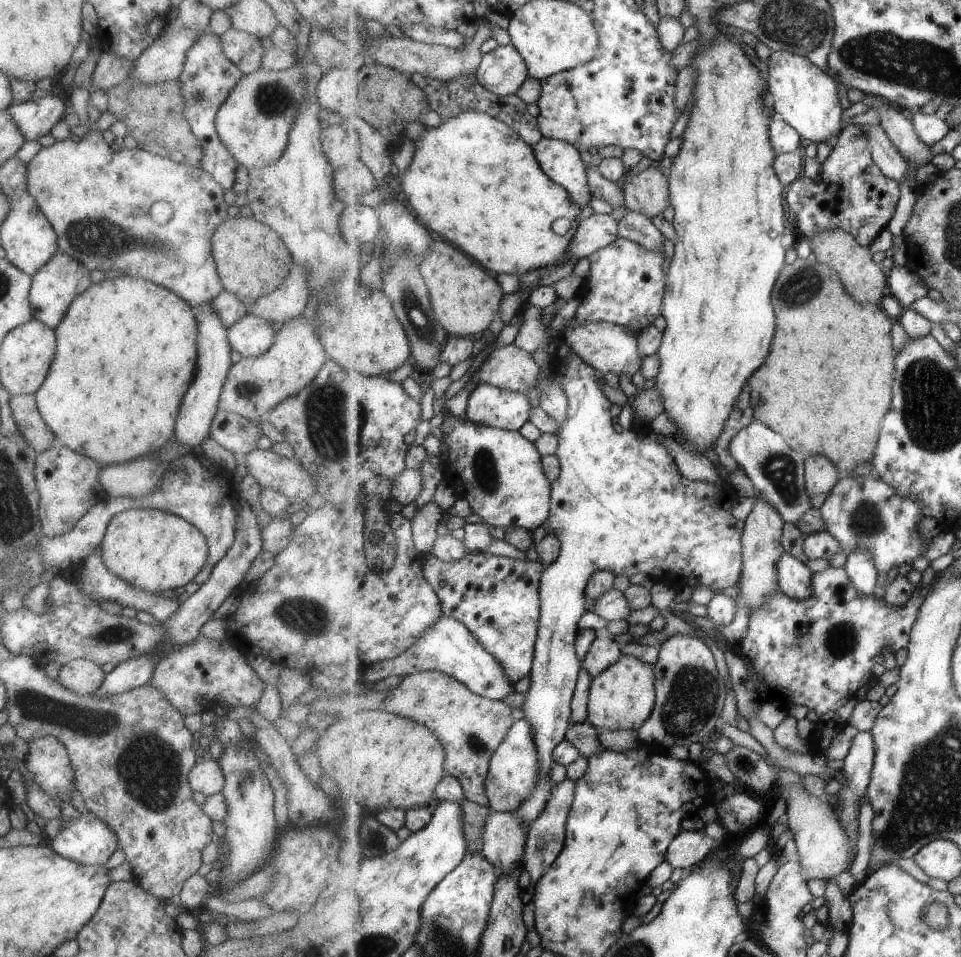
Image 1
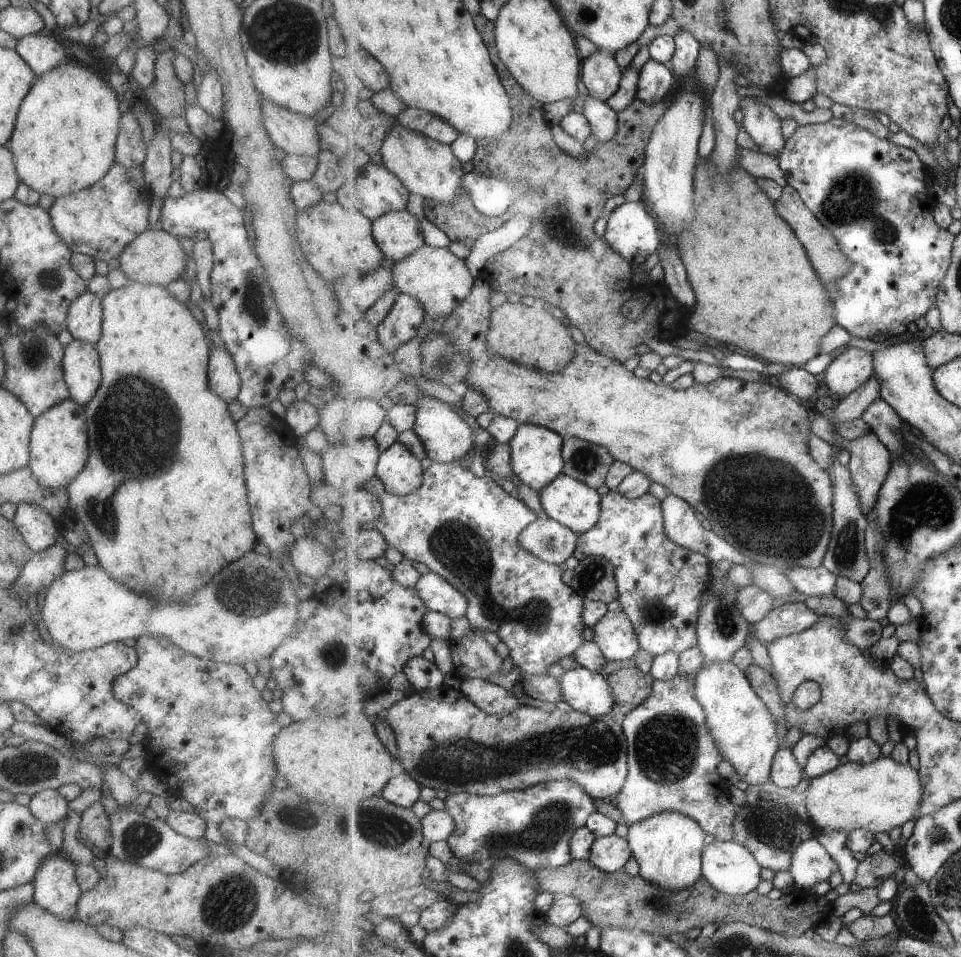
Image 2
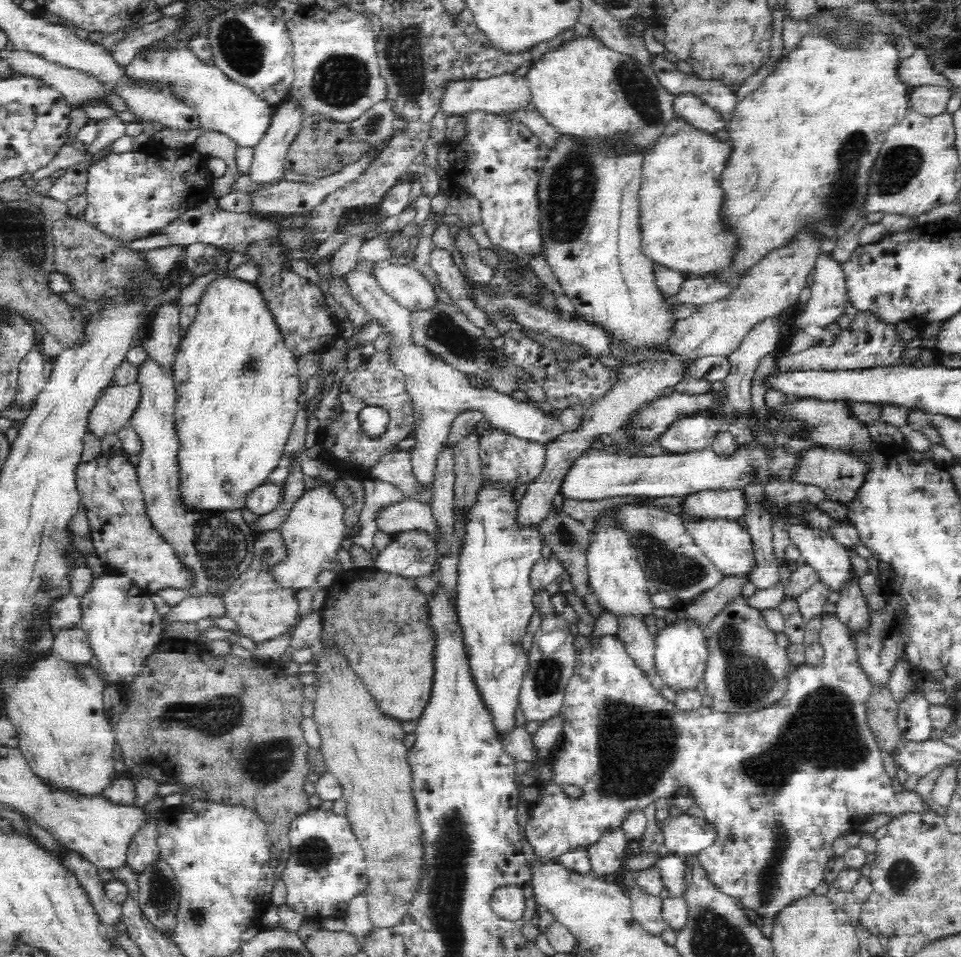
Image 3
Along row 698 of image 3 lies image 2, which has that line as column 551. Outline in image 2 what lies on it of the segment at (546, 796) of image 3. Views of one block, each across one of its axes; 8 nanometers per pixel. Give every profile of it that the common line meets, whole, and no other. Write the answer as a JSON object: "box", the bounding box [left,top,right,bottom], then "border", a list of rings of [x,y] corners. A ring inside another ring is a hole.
{"box":[374,455,598,870],"border":[[[468,455],[461,461],[455,463],[435,463],[433,462],[429,468],[424,472],[424,481],[421,487],[417,491],[410,495],[396,495],[390,493],[387,489],[383,488],[381,483],[376,483],[376,495],[382,500],[384,504],[384,511],[381,516],[375,521],[374,527],[379,529],[387,539],[390,546],[396,547],[404,558],[411,560],[412,562],[422,562],[431,571],[435,571],[442,577],[445,577],[452,585],[455,585],[468,599],[469,608],[466,614],[466,618],[469,620],[472,627],[479,627],[484,631],[493,631],[498,634],[506,646],[509,648],[509,655],[515,664],[521,670],[521,680],[519,684],[523,686],[523,678],[527,675],[547,675],[549,668],[553,664],[561,662],[565,656],[574,656],[576,651],[579,650],[585,643],[583,638],[583,630],[585,630],[586,622],[583,618],[583,611],[586,608],[586,599],[582,597],[570,584],[567,584],[561,573],[564,571],[562,565],[556,565],[555,563],[548,563],[541,560],[535,553],[529,549],[523,548],[520,545],[520,535],[527,527],[537,518],[538,514],[528,507],[521,499],[512,496],[509,492],[505,492],[505,488],[501,484],[495,482],[495,478],[491,478],[490,473],[485,473],[482,477],[477,477],[473,472],[467,468],[469,458]],[[565,779],[536,784],[525,790],[501,791],[493,796],[450,793],[445,798],[444,810],[454,818],[456,827],[446,842],[455,858],[469,863],[488,864],[511,856],[532,870],[562,867],[573,859],[570,844],[575,832],[585,827],[590,816],[598,811],[596,800],[582,784]]]}

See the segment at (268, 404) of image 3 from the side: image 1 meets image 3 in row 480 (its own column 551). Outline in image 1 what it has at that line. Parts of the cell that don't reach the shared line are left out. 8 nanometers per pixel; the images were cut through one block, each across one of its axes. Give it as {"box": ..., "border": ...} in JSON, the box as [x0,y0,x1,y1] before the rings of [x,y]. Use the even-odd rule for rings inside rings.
{"box":[400,109,583,278],"border":[[[469,109],[463,111],[461,114],[454,116],[453,118],[442,121],[437,127],[425,127],[422,135],[413,141],[415,150],[412,156],[410,165],[406,168],[402,176],[402,182],[400,189],[405,192],[408,202],[415,210],[415,214],[420,221],[427,226],[437,237],[443,236],[447,238],[449,242],[453,242],[455,246],[459,244],[459,248],[463,248],[467,254],[477,260],[482,266],[485,266],[485,270],[493,270],[497,274],[513,274],[521,278],[522,275],[526,275],[529,271],[537,270],[538,268],[551,268],[561,264],[568,256],[570,250],[570,244],[573,243],[574,236],[578,231],[579,225],[583,222],[581,220],[582,206],[577,204],[570,192],[567,192],[566,188],[563,188],[562,184],[557,184],[542,168],[534,147],[532,147],[516,130],[513,130],[511,126],[507,126],[505,122],[489,116],[483,111],[475,109]],[[559,218],[567,218],[570,222],[568,231],[563,235],[555,234],[553,232],[553,222],[559,220]]]}

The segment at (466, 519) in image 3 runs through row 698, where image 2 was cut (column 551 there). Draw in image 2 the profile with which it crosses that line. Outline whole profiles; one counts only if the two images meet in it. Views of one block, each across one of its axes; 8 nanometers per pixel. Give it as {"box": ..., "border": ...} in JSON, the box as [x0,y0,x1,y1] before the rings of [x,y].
{"box":[541,472,602,535],"border":[[[565,472],[559,475],[549,487],[545,487],[541,491],[541,496],[547,517],[561,521],[580,535],[590,531],[602,515],[602,498],[597,489]]]}

